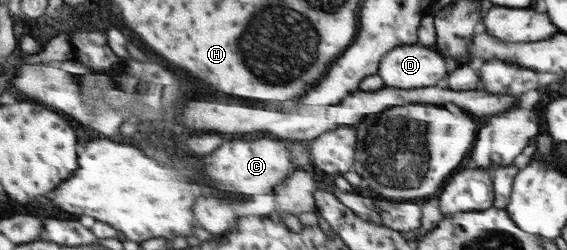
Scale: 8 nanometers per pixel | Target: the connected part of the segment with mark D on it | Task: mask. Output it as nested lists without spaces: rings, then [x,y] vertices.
[[[400,45],[384,57],[380,74],[386,87],[418,88],[434,86],[448,70],[442,56],[432,52],[432,47]]]

